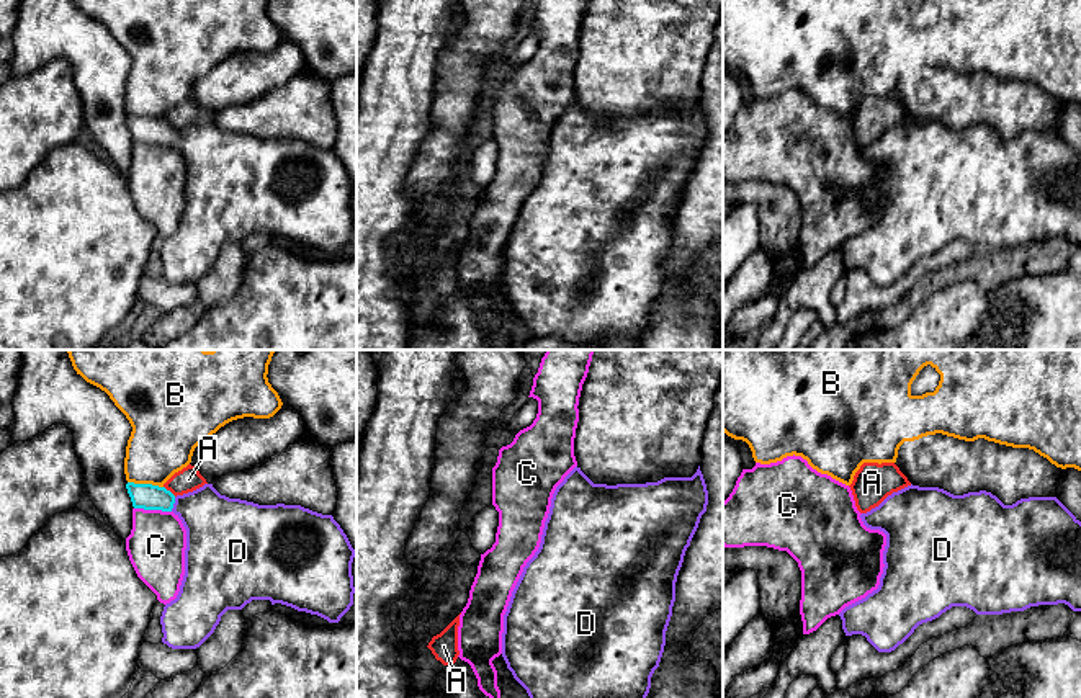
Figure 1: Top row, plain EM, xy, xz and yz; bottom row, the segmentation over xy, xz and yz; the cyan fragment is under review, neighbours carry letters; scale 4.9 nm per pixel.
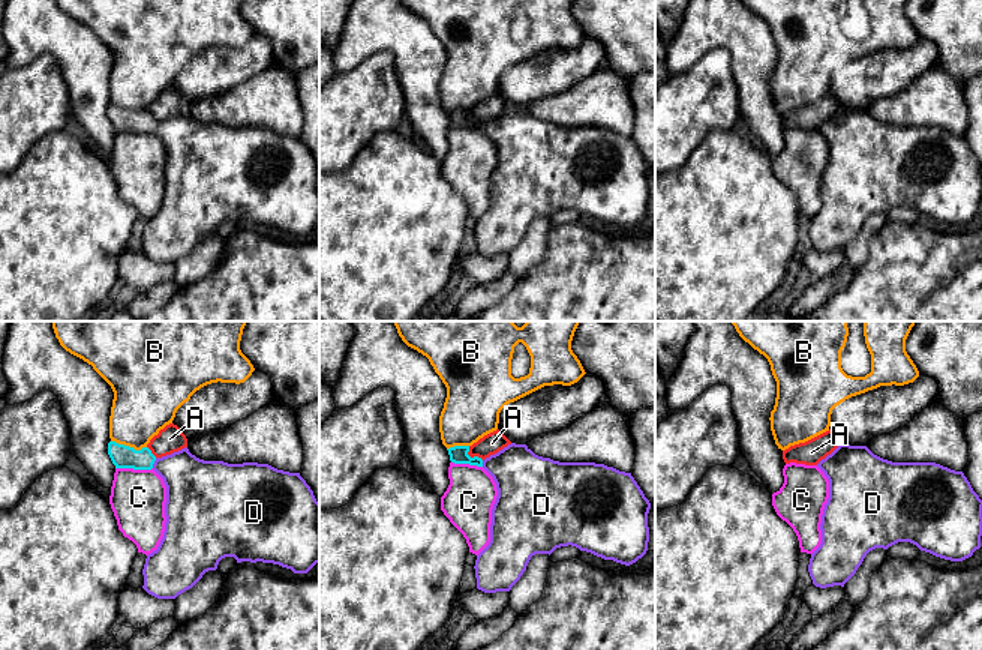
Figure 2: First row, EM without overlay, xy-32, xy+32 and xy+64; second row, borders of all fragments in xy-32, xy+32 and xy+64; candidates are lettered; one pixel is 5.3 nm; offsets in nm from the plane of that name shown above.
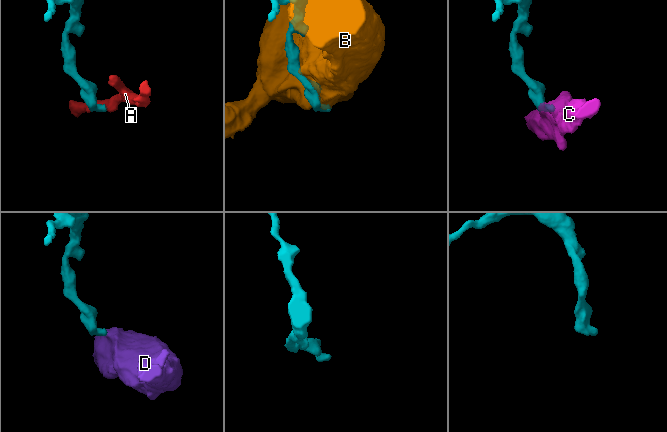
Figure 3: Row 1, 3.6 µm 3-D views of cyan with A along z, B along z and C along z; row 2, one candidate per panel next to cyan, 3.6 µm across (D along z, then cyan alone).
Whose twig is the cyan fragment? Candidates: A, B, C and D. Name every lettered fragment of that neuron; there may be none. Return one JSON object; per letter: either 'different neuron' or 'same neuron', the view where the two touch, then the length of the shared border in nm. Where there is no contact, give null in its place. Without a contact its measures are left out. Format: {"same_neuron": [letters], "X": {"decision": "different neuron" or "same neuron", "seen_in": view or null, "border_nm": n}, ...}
{"same_neuron": ["D"], "A": {"decision": "different neuron", "seen_in": "xy", "border_nm": 80}, "B": {"decision": "different neuron", "seen_in": "xy", "border_nm": 180}, "C": {"decision": "different neuron", "seen_in": "xy", "border_nm": 190}, "D": {"decision": "same neuron", "seen_in": "xy", "border_nm": 80}}

